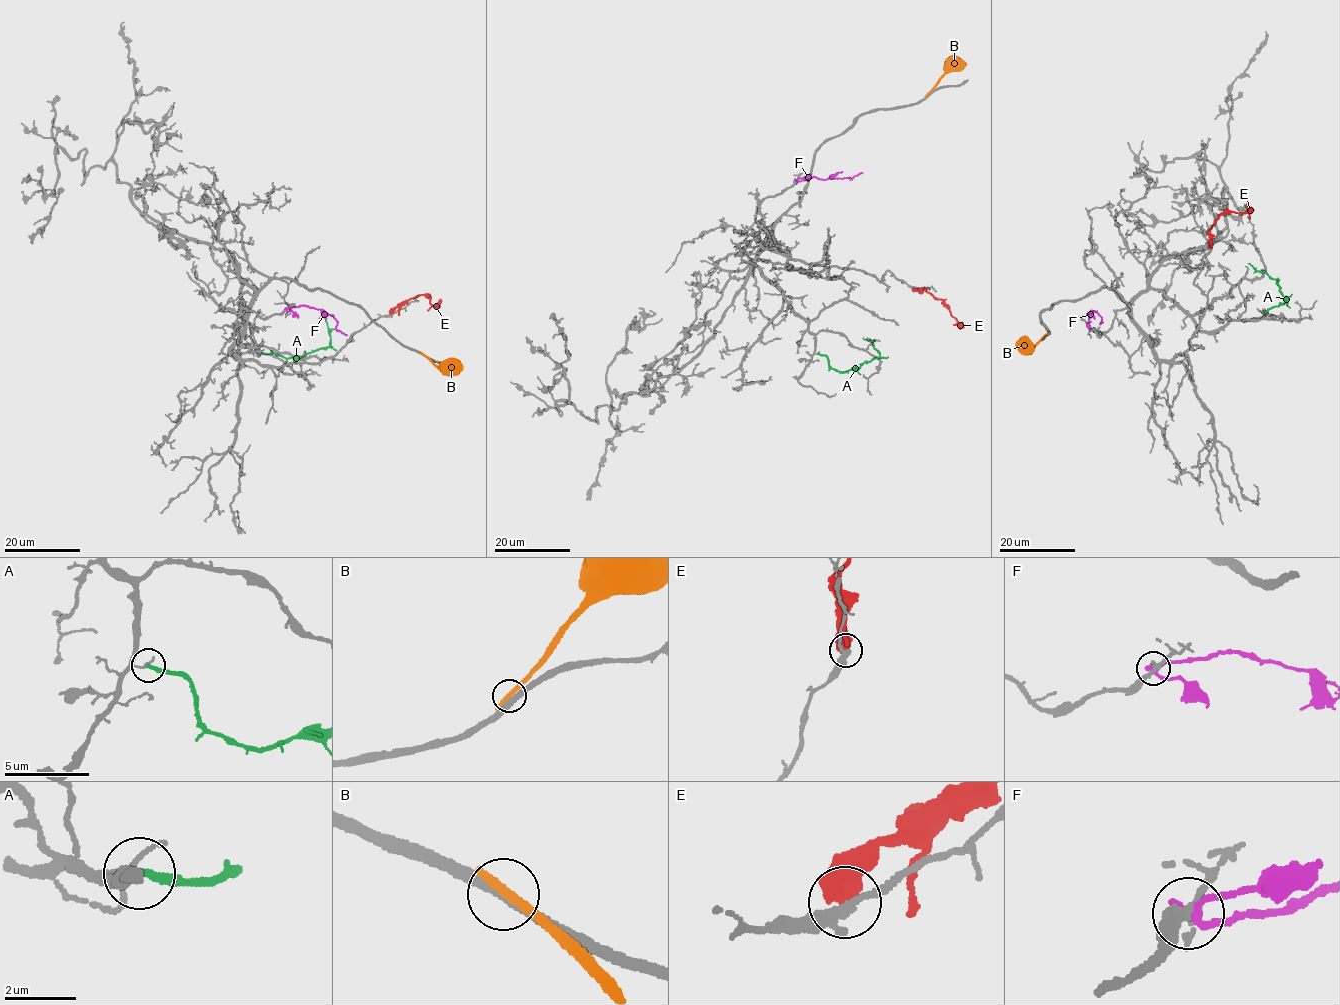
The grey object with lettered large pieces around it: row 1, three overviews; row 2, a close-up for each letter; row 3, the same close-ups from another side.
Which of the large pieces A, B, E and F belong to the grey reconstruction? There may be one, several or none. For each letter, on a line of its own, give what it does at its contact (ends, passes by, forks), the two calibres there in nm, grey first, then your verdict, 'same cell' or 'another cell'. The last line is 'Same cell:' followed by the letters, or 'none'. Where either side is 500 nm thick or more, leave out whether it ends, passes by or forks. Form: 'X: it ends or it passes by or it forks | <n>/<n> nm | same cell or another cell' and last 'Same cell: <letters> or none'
A: it ends | 130/220 nm | another cell
B: it ends | 300/320 nm | another cell
E: 280/650 nm | another cell
F: it passes by | 280/220 nm | another cell
Same cell: none

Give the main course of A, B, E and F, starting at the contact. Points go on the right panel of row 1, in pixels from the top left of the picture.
A: (1263, 314), (1287, 299), (1275, 279), (1248, 263)
B: (1044, 336), (1029, 350), (1022, 345)
E: (1211, 247), (1210, 229), (1219, 216), (1232, 212), (1245, 213), (1248, 204)
F: (1088, 323), (1087, 314), (1093, 310), (1096, 311), (1100, 324)

